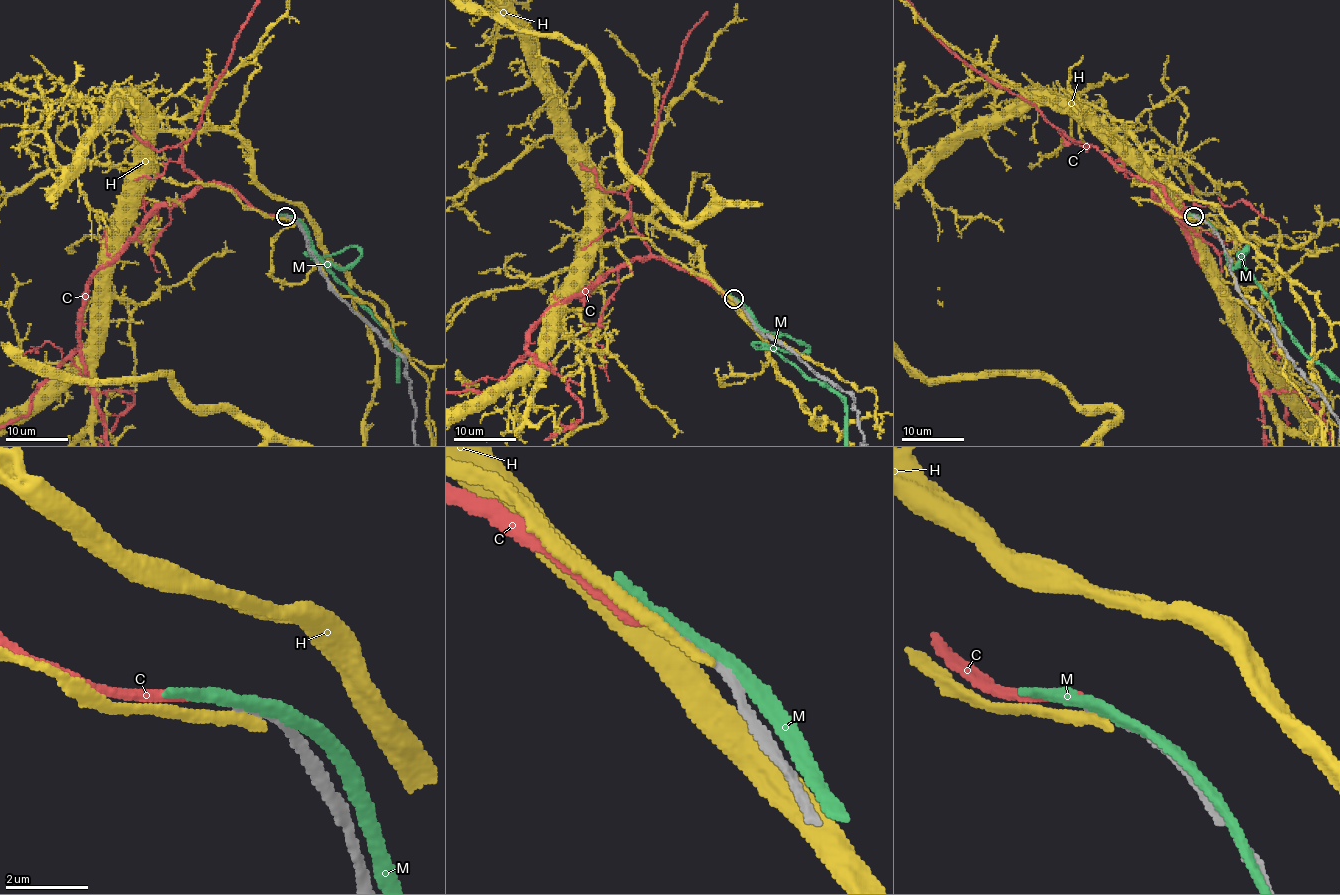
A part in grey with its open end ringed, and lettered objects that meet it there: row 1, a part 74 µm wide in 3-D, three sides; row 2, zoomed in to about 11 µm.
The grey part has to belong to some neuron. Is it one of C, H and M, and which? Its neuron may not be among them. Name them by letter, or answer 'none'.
none

